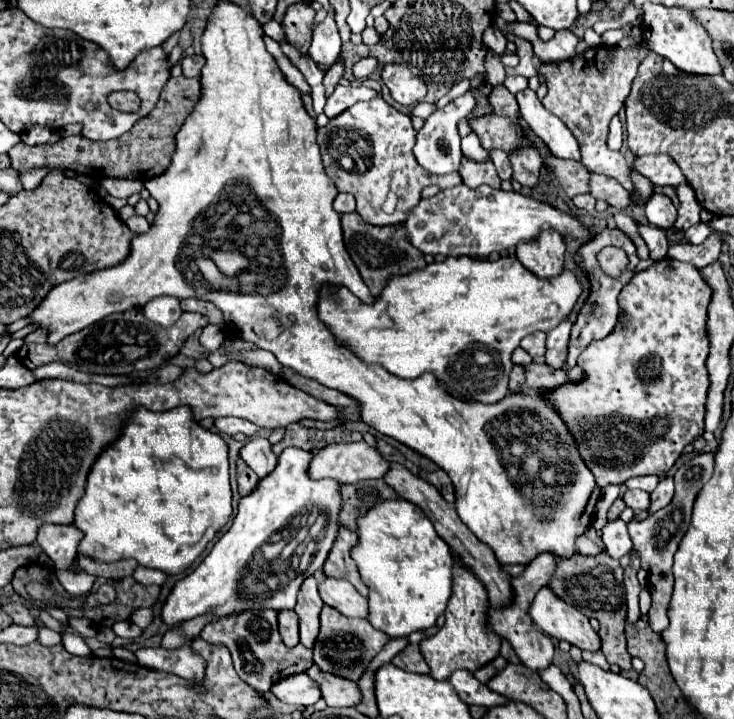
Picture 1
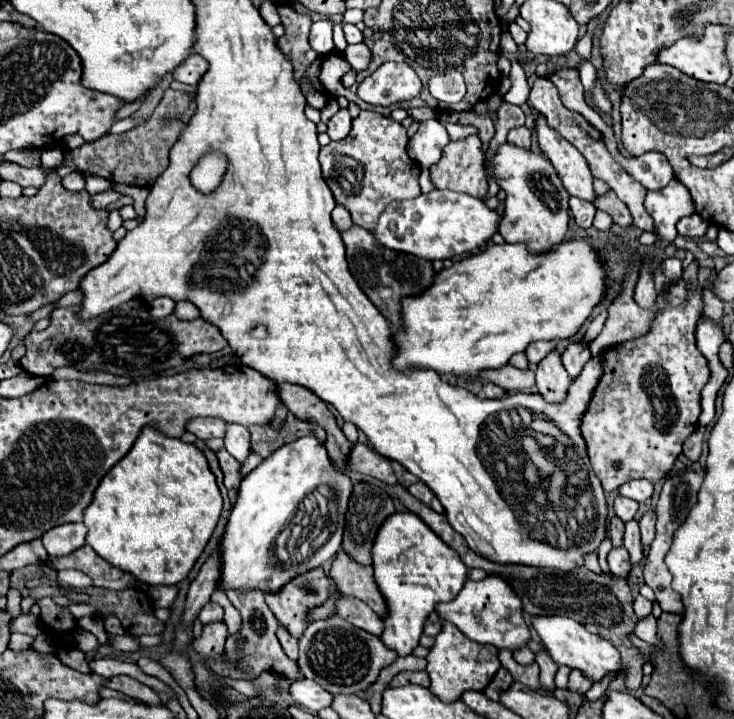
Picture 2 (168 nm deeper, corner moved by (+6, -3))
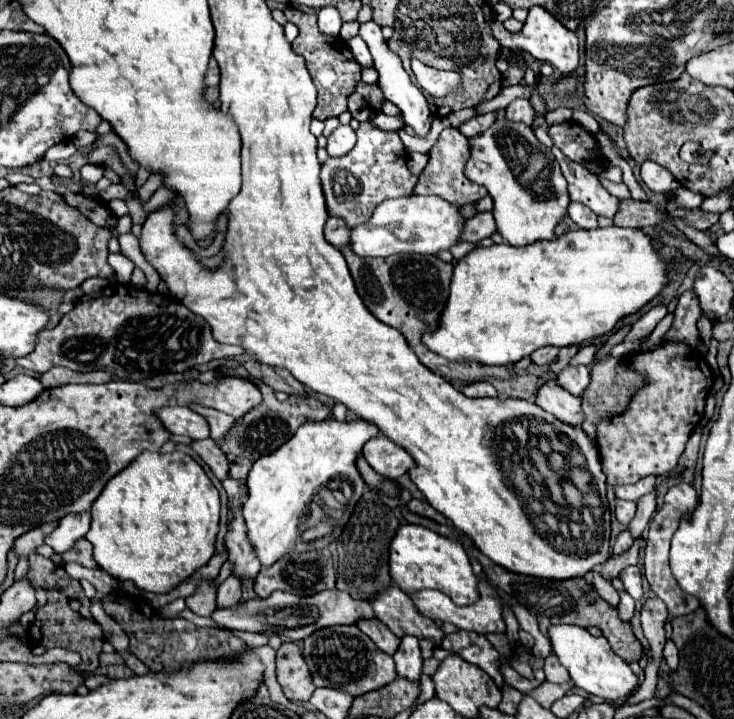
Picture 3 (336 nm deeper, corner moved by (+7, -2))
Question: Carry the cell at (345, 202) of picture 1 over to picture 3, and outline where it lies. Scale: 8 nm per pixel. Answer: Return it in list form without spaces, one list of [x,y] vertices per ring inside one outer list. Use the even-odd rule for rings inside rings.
[[[329,217],[327,223],[325,223],[323,235],[333,247],[341,249],[345,245],[345,241],[349,239],[349,229],[345,229],[345,223],[337,221],[337,217]]]

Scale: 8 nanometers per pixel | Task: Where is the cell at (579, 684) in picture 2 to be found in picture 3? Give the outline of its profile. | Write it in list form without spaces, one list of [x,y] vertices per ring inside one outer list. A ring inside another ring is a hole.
[[[551,653],[549,657],[545,657],[545,665],[543,665],[543,671],[545,671],[545,677],[549,683],[565,683],[569,681],[569,671],[559,663],[557,655]]]

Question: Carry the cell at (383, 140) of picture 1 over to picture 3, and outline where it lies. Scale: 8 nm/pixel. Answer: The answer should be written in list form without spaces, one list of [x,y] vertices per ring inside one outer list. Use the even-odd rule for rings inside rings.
[[[363,121],[357,129],[357,145],[345,157],[329,157],[321,167],[321,187],[325,195],[327,213],[341,217],[349,229],[365,221],[373,209],[393,197],[405,197],[413,193],[417,177],[407,169],[407,153],[397,131],[381,131],[369,121]]]

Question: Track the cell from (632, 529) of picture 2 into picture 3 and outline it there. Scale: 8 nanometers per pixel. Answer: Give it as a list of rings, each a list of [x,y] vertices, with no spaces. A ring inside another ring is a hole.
[[[655,491],[647,493],[645,497],[641,497],[641,499],[637,501],[637,513],[635,513],[633,521],[629,523],[631,535],[641,535],[641,533],[645,531],[645,527],[649,525],[655,509],[657,509],[657,493],[655,493]]]

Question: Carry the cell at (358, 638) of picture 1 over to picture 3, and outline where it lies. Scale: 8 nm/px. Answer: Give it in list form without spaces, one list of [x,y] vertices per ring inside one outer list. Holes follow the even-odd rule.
[[[355,625],[319,629],[313,637],[303,641],[303,659],[309,665],[313,683],[317,687],[333,687],[351,693],[353,697],[381,689],[395,677],[395,661],[387,653],[381,653],[373,641],[361,633]]]

